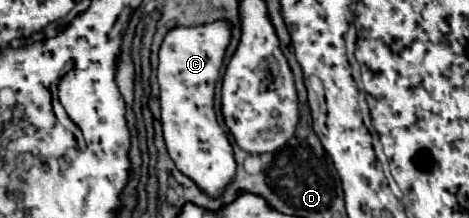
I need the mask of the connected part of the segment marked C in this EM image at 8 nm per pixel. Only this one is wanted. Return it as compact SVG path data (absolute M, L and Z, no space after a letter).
M215 20L203 26L173 28L159 50L157 80L161 88L161 124L163 136L175 166L191 178L209 198L219 198L235 178L233 146L217 122L213 108L215 84L231 42L233 26L229 20Z

